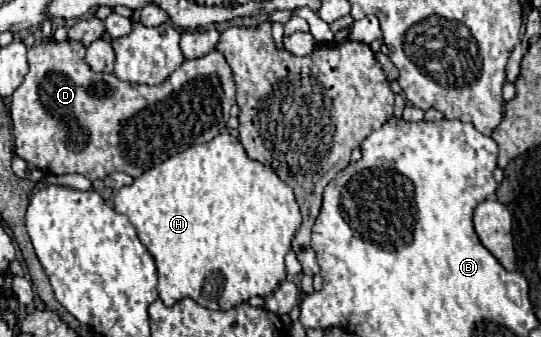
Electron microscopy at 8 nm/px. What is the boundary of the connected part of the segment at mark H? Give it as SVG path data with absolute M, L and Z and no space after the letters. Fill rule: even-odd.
M220 133L216 135L210 143L202 143L202 145L192 145L188 147L186 151L170 157L168 161L148 169L146 173L142 173L140 177L134 179L132 185L128 187L122 187L118 191L118 195L114 197L114 211L116 213L122 213L130 219L130 223L136 227L136 233L142 241L142 245L148 249L148 253L154 257L156 261L156 269L158 269L158 295L162 299L164 305L172 307L174 303L190 297L194 299L198 305L206 307L206 309L212 309L212 311L228 311L244 301L248 301L250 297L266 297L270 295L278 285L280 281L286 277L286 265L284 265L284 257L286 253L290 251L290 243L292 243L292 237L296 235L296 231L300 229L300 223L302 223L302 217L300 217L300 209L298 209L298 203L294 199L294 193L292 189L288 189L288 185L284 181L280 181L280 177L264 167L262 163L258 161L252 161L248 159L244 147L240 145L238 137L230 135L230 133Z

